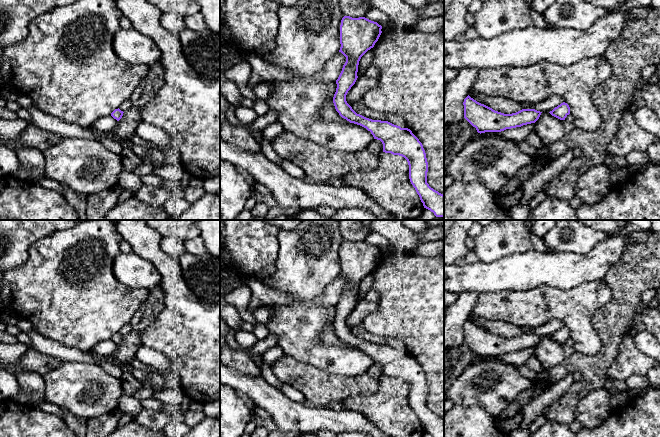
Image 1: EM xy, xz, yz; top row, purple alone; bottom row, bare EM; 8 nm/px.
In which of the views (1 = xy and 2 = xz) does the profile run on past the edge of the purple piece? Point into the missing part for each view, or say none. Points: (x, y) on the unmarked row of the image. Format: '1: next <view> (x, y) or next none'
1: next none
2: next none

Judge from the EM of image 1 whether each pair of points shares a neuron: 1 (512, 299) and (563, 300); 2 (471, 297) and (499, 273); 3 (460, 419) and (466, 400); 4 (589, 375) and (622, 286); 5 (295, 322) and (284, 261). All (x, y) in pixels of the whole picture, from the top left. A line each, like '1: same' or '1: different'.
1: same
2: different
3: different
4: same
5: same

